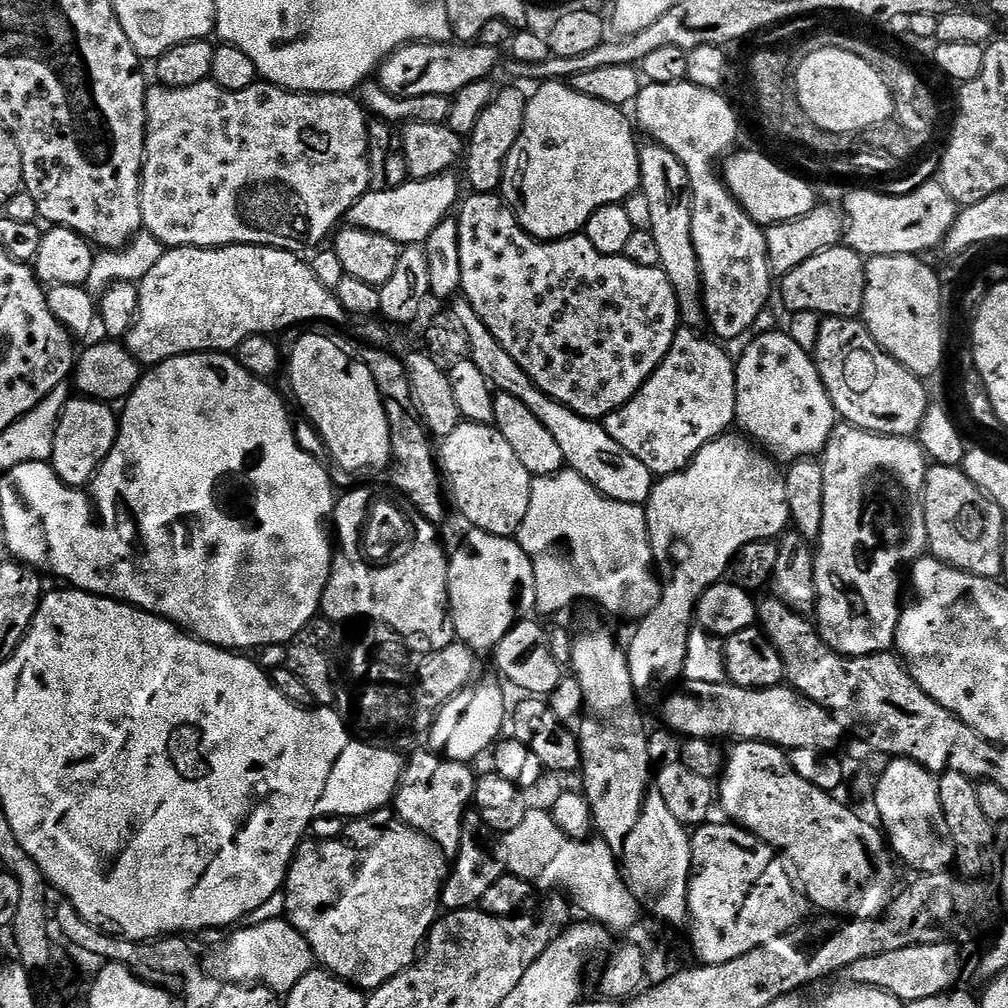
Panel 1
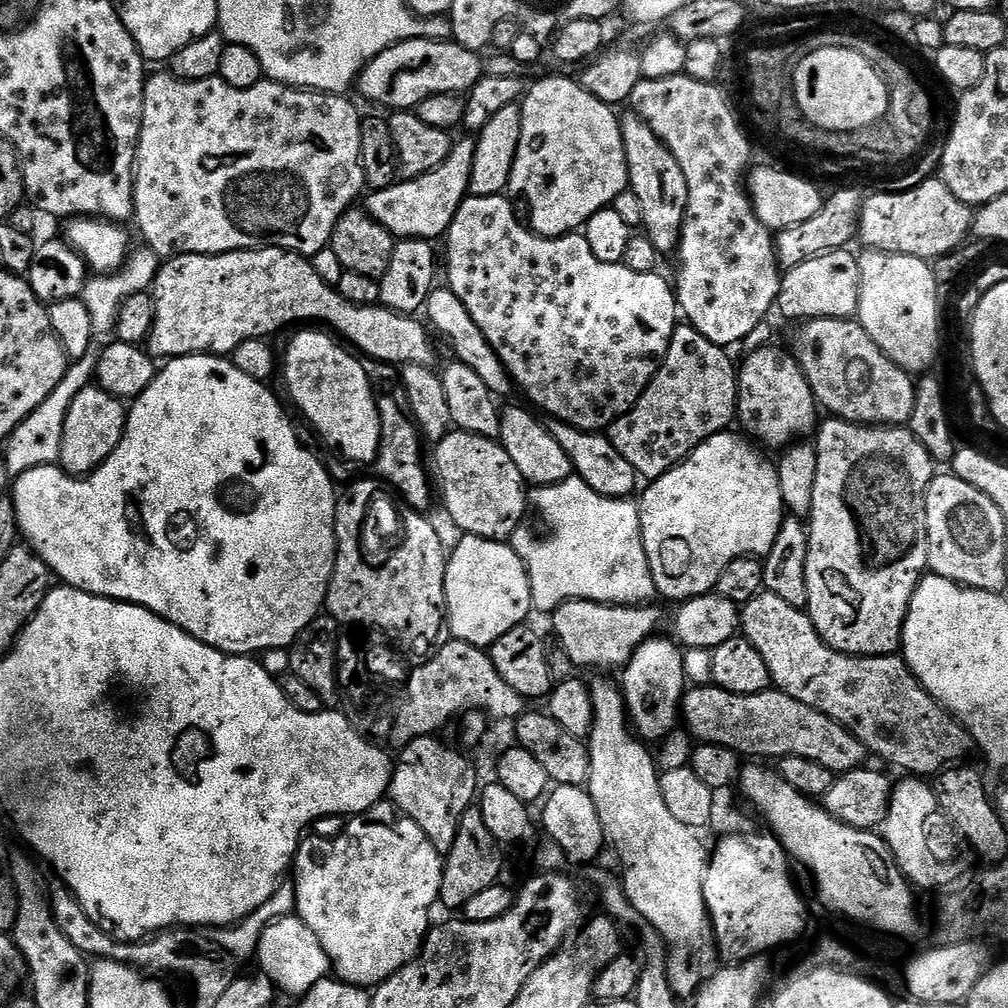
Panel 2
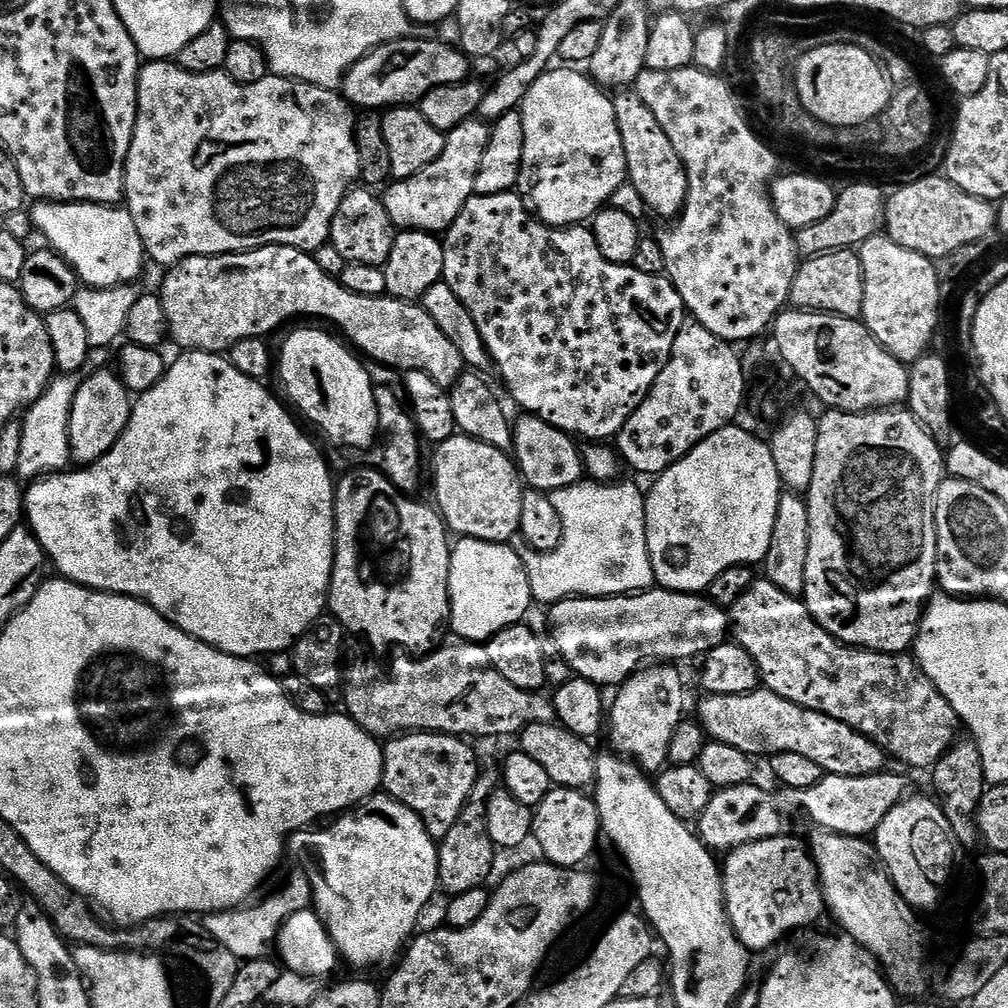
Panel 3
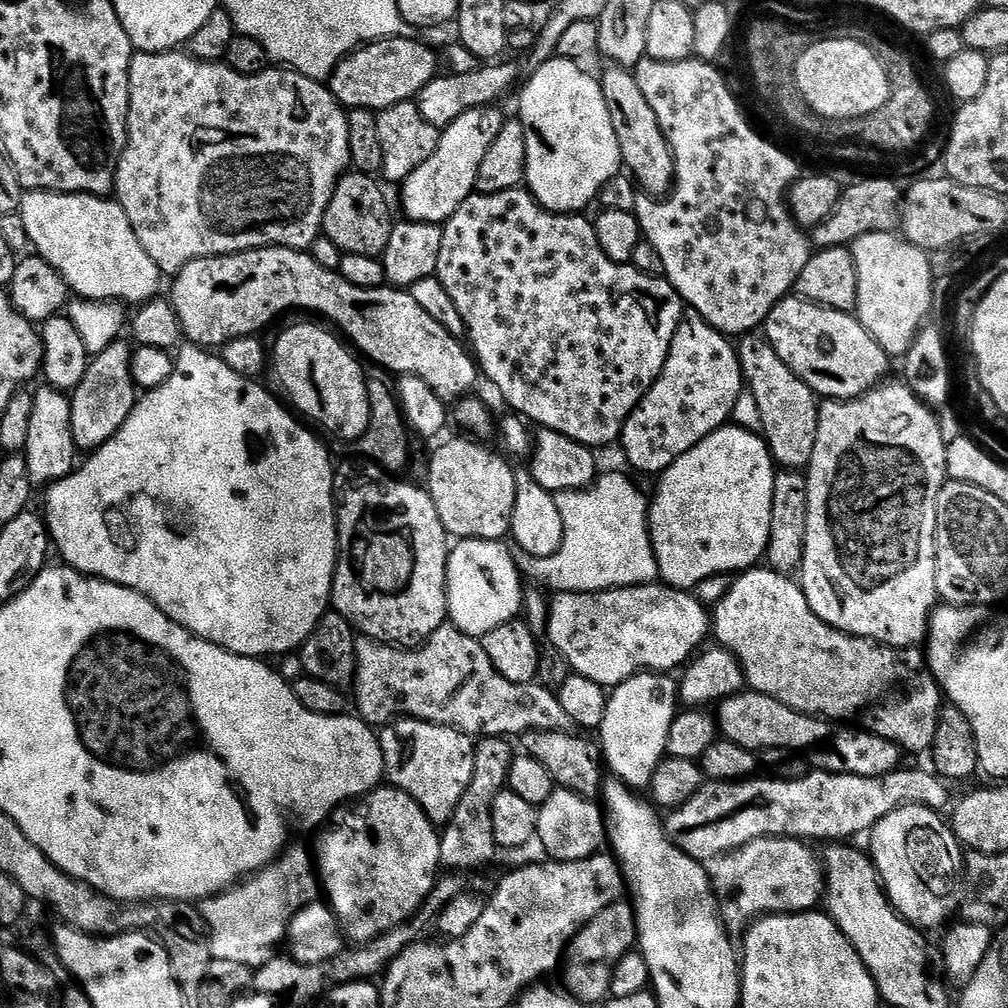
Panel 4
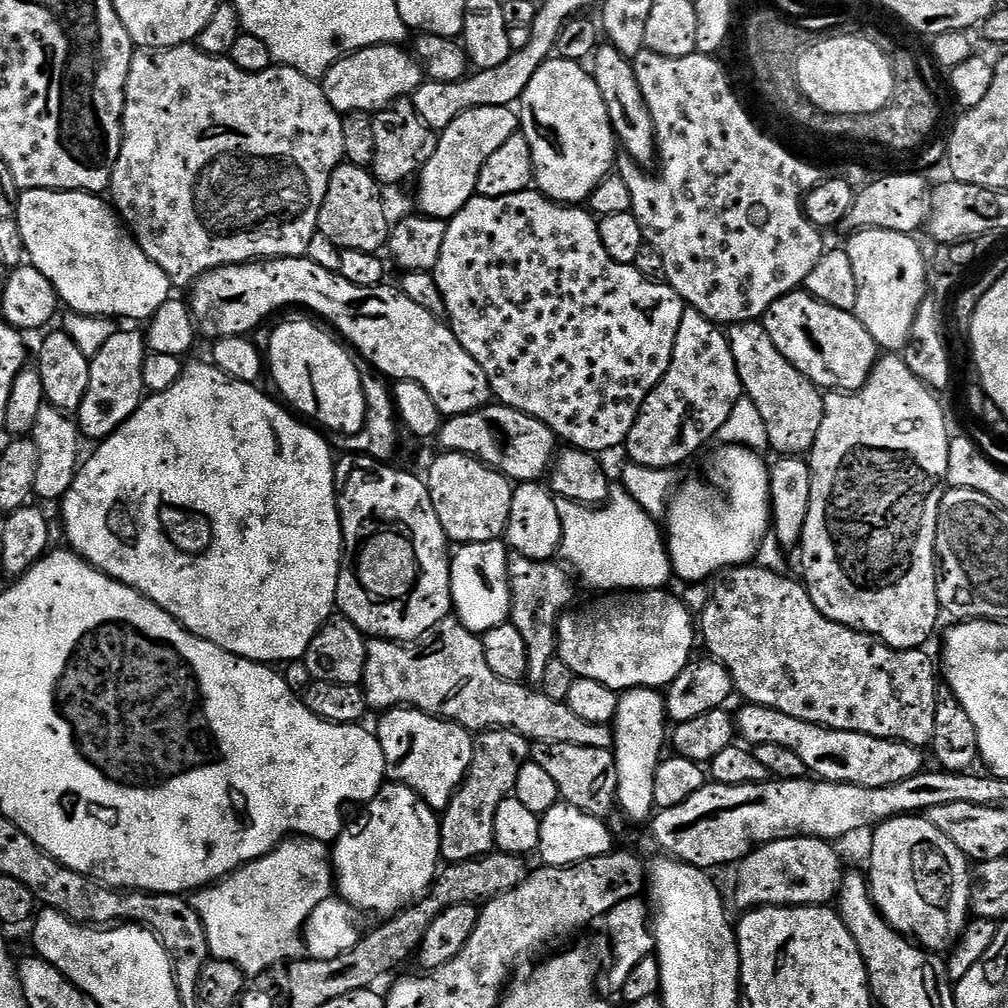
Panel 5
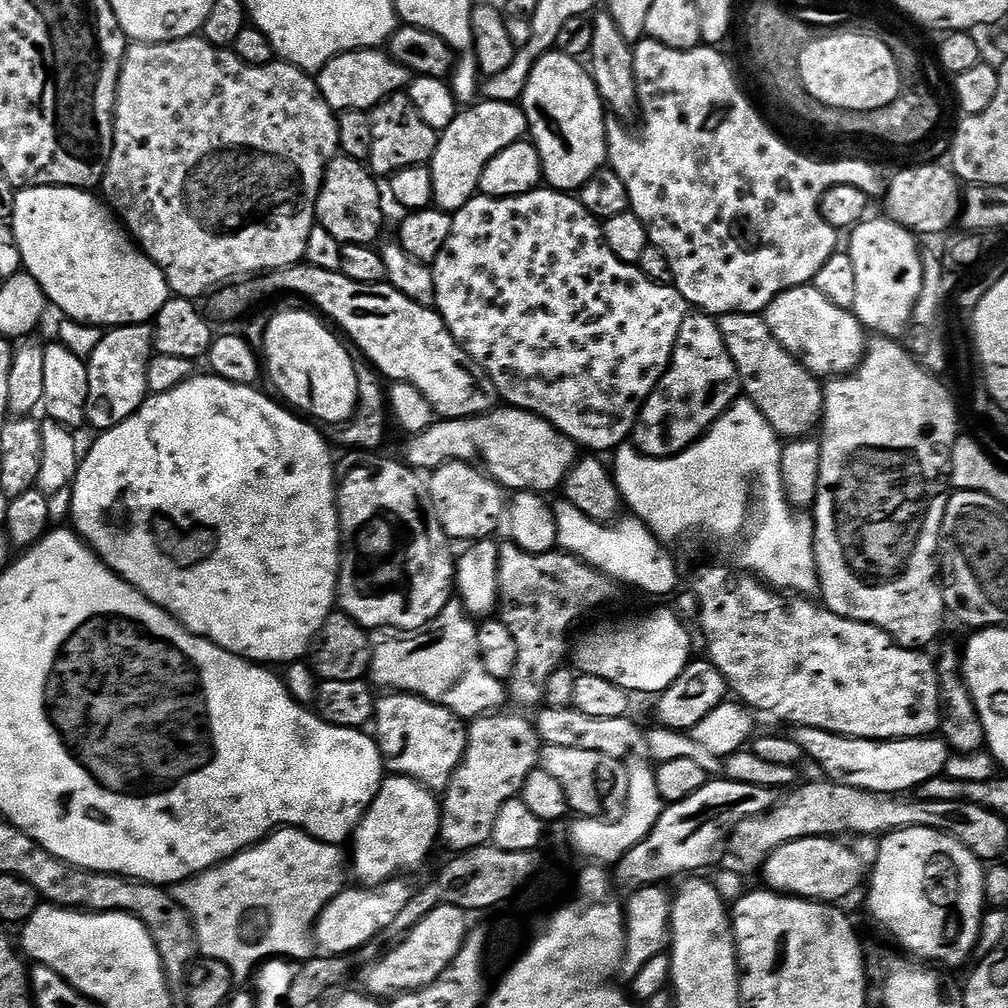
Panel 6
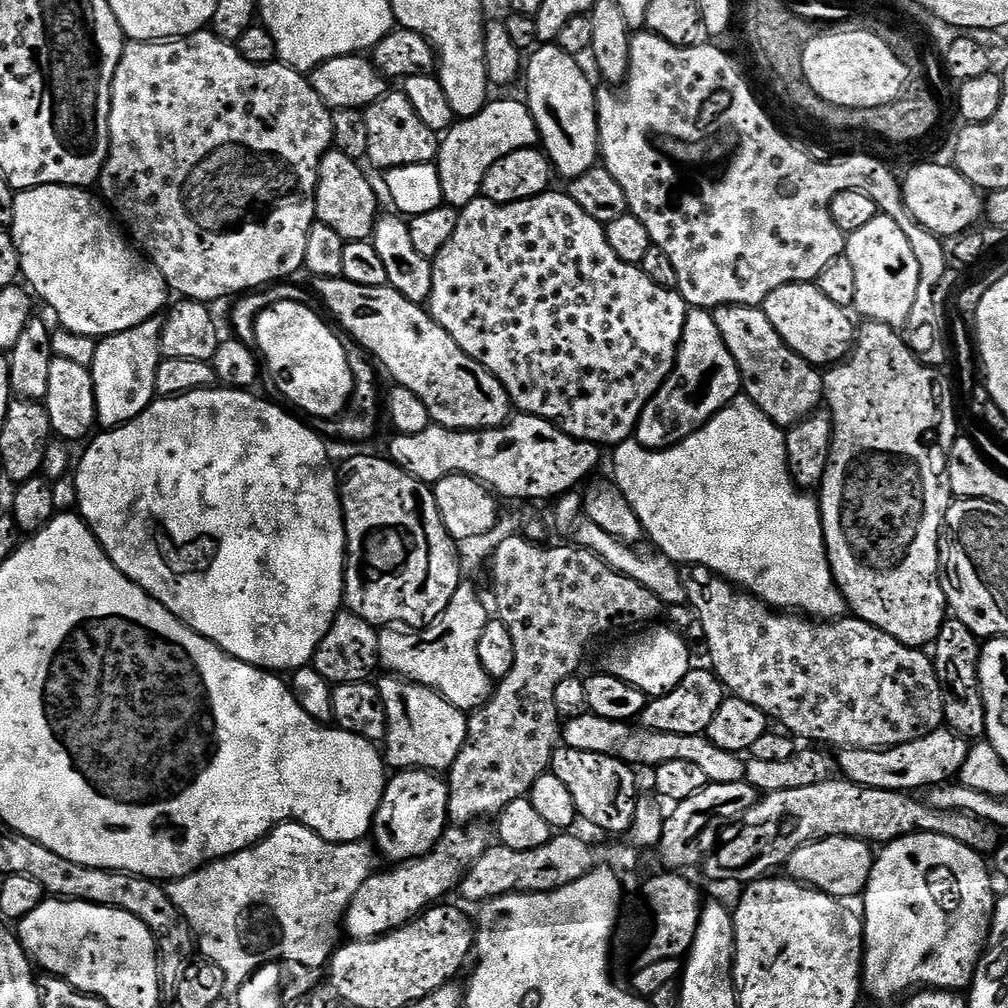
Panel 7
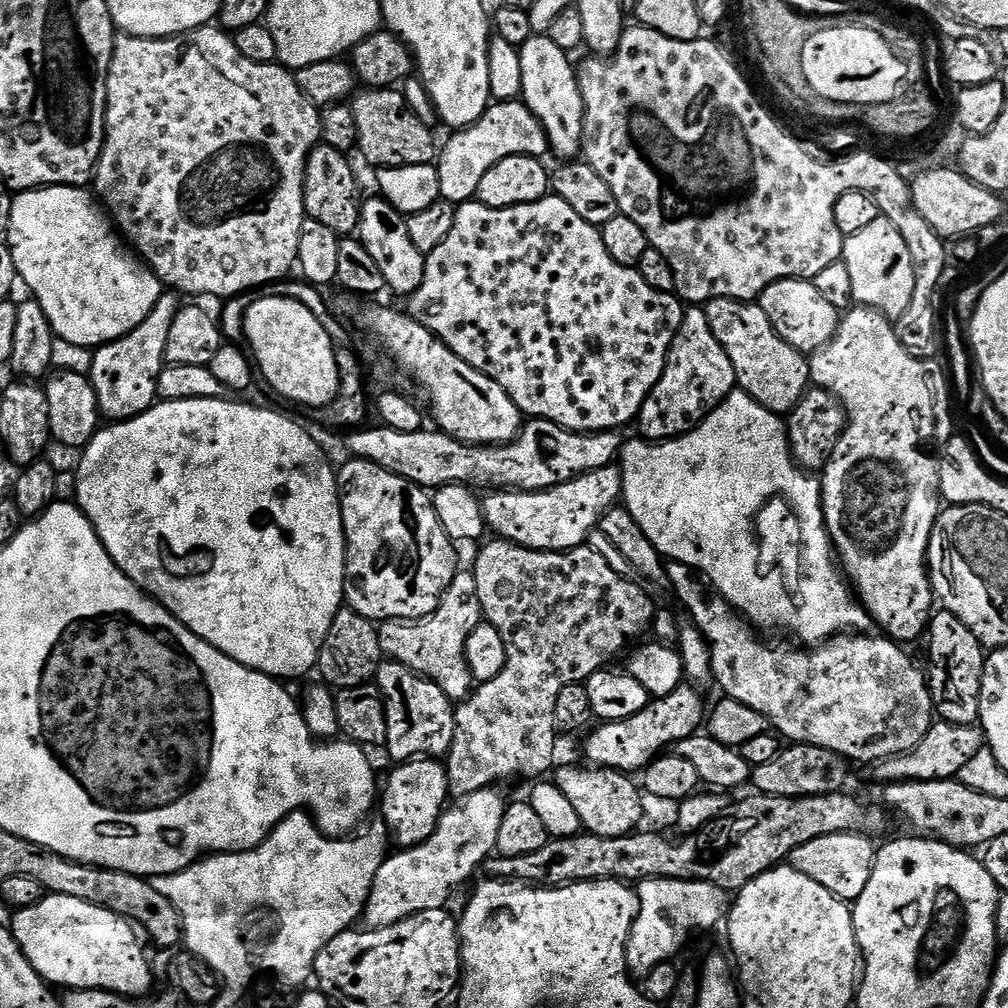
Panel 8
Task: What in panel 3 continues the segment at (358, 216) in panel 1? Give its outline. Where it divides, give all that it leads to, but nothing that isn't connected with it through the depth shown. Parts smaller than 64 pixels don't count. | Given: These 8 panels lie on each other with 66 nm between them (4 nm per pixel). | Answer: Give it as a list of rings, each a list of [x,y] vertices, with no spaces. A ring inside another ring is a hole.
[[[480,118],[462,122],[453,132],[445,135],[444,153],[438,158],[438,162],[430,162],[426,170],[405,180],[389,183],[383,189],[386,214],[390,214],[397,229],[413,228],[437,234],[448,231],[454,218],[458,218],[462,206],[466,206],[466,202],[474,194],[474,178],[478,178],[482,154],[486,154],[489,131],[489,125]]]

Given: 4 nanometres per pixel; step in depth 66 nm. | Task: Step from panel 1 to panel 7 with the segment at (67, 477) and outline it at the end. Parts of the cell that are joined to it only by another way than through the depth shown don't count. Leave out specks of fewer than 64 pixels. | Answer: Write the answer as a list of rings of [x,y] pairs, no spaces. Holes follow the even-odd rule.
[[[163,319],[147,320],[130,330],[105,336],[96,345],[92,363],[96,422],[101,429],[123,428],[151,409],[156,395],[156,375],[161,362],[160,335]]]

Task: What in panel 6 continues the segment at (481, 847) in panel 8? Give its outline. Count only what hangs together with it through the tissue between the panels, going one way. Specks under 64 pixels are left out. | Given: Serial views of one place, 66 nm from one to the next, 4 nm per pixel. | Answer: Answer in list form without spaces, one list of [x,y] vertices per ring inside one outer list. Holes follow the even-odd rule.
[[[397,878],[389,880],[387,884],[373,890],[368,886],[352,888],[345,887],[326,907],[316,922],[314,940],[321,953],[332,958],[344,958],[355,950],[363,949],[364,945],[373,943],[377,938],[383,937],[394,918],[406,910],[406,906],[412,900],[414,888],[407,884],[407,879]]]

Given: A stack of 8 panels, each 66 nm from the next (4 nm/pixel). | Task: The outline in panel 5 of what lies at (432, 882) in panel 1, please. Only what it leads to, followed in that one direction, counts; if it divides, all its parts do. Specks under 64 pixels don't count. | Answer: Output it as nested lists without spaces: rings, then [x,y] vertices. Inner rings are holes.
[[[391,782],[384,783],[378,790],[378,794],[374,794],[374,798],[363,805],[362,811],[364,811],[364,813],[362,813],[353,824],[348,824],[341,830],[340,837],[336,840],[336,845],[331,845],[330,863],[334,873],[334,888],[338,893],[339,899],[345,900],[357,913],[381,912],[381,917],[388,918],[407,908],[409,904],[423,896],[424,893],[428,891],[434,877],[437,875],[438,869],[442,864],[442,857],[440,855],[440,816],[420,797],[420,795],[414,790],[410,790],[410,786]]]

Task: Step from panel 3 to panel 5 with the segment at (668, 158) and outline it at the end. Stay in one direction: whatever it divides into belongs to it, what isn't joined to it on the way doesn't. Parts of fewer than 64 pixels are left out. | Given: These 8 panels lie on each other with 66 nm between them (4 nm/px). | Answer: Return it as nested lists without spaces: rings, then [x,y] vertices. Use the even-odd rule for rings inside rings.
[[[604,42],[597,47],[590,57],[590,71],[594,82],[598,86],[598,94],[602,94],[602,102],[606,102],[606,114],[612,123],[612,131],[615,132],[617,141],[628,151],[628,156],[636,164],[648,164],[657,159],[658,149],[656,146],[656,127],[654,118],[646,106],[646,98],[642,94],[642,86],[638,86],[638,78],[634,74],[634,66],[629,57],[622,54],[622,50],[615,45]]]

